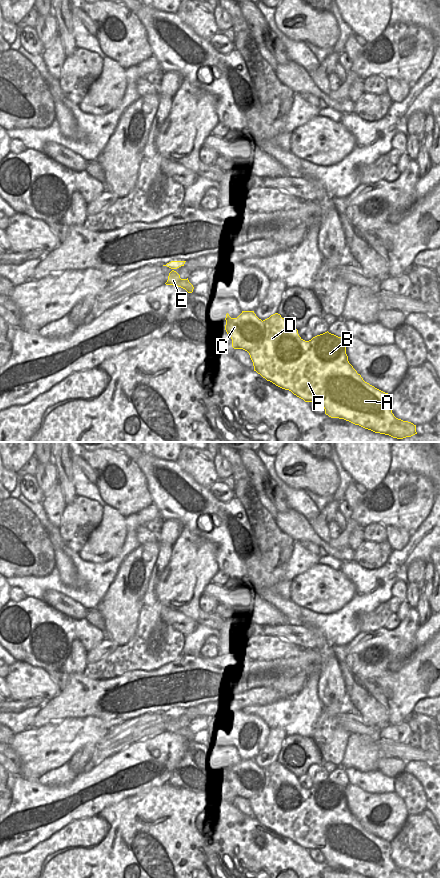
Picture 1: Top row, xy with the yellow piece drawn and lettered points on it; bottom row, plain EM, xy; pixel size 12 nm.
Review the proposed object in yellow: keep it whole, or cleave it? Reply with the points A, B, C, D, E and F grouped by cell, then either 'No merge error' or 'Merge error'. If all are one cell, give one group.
Groups: A B D F / C E. Merge error

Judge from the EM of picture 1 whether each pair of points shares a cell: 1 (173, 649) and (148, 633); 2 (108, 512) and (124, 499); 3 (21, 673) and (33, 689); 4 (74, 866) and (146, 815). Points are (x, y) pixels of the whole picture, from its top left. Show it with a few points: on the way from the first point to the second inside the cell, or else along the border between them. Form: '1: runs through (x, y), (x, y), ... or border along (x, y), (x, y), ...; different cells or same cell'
1: runs through (167, 647), (154, 639); same cell
2: border along (106, 504), (115, 508), (124, 517); different cells
3: runs through (22, 677), (30, 685); same cell
4: runs through (93, 852), (117, 825), (124, 825), (127, 822); same cell

